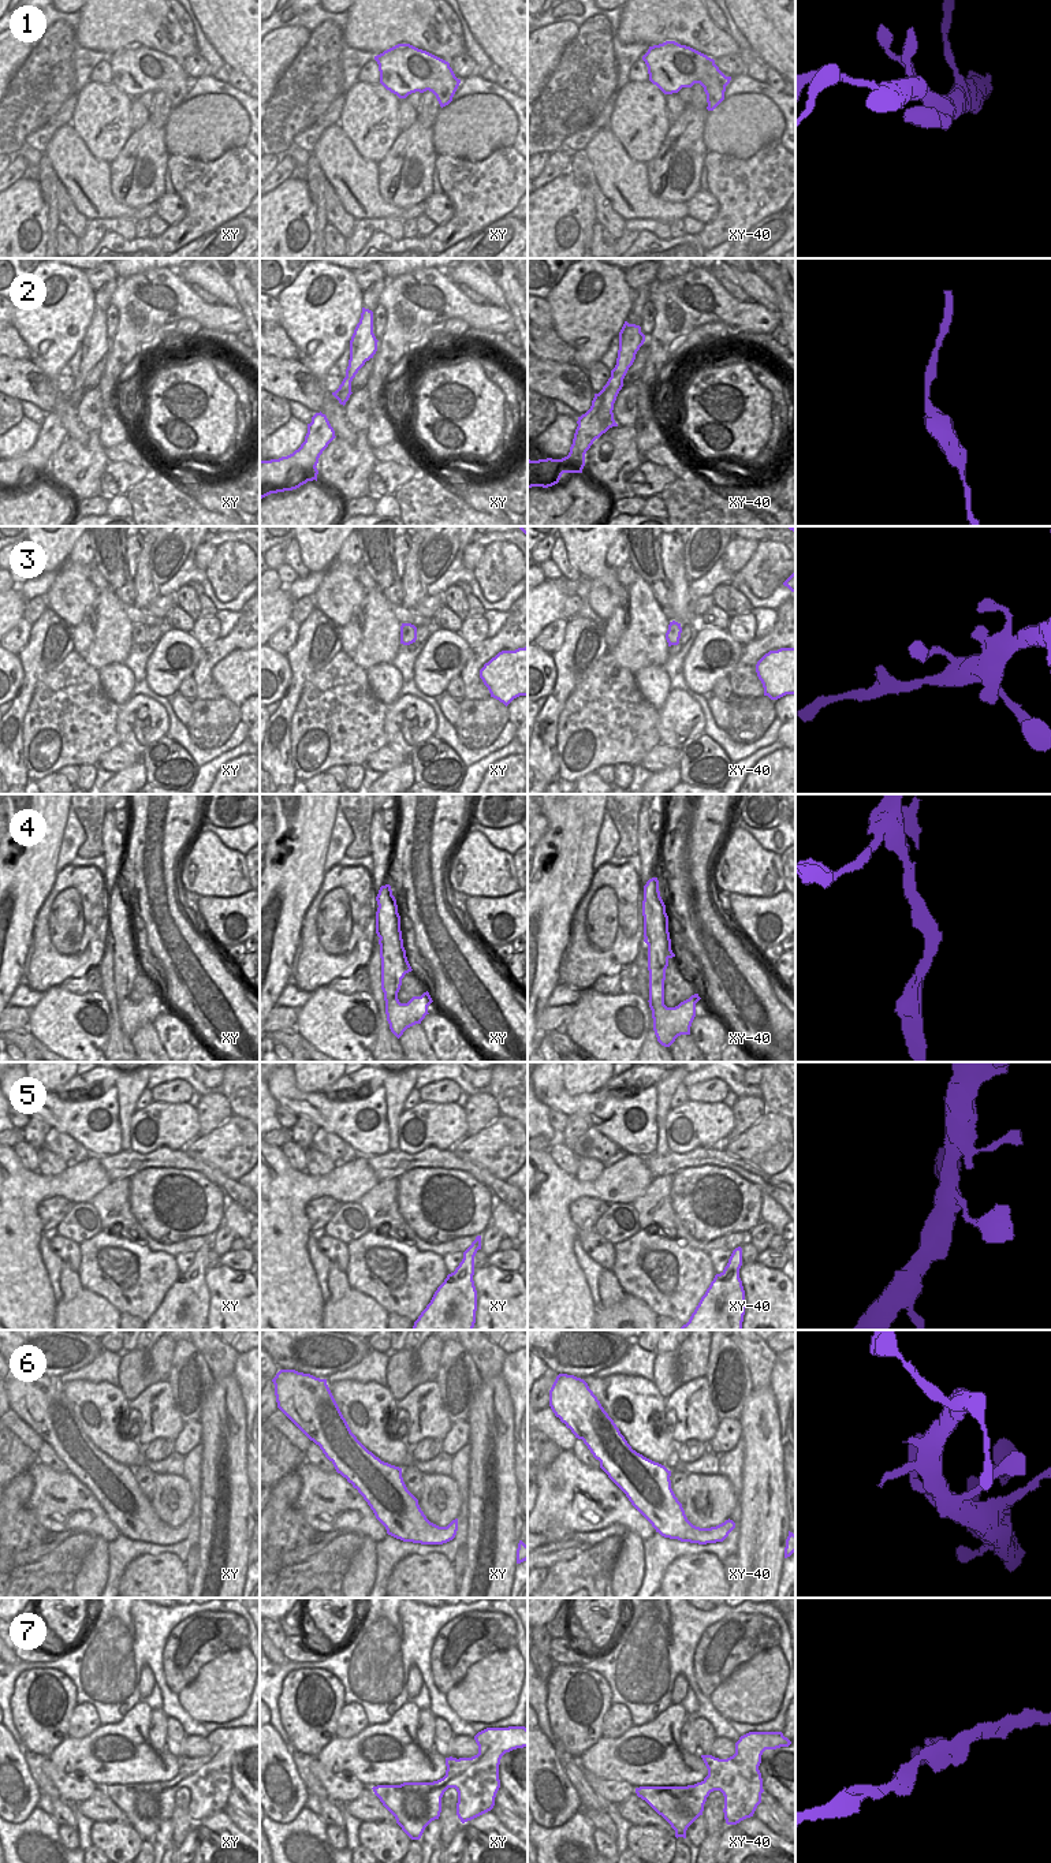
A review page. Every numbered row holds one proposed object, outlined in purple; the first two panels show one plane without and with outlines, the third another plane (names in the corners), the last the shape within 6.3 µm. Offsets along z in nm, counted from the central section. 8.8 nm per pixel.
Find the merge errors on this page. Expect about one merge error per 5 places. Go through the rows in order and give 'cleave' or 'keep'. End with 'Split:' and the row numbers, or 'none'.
1: keep
2: keep
3: keep
4: keep
5: keep
6: keep
7: keep
Split: none

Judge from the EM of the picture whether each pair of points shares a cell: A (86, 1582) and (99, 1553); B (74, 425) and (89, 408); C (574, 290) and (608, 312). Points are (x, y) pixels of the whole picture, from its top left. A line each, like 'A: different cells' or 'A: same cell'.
A: same cell
B: different cells
C: same cell

